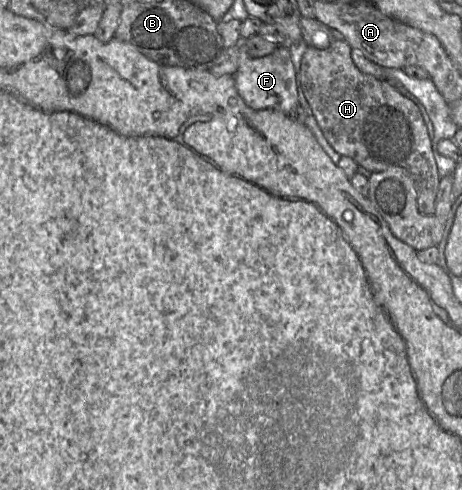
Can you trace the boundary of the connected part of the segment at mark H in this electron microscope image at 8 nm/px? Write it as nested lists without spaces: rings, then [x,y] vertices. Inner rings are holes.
[[[334,40],[326,49],[307,47],[300,66],[301,88],[324,137],[341,156],[352,158],[369,172],[401,169],[413,182],[421,213],[435,212],[440,176],[432,142],[423,116],[415,102],[403,96],[387,80],[363,73],[353,63],[352,48],[344,40]]]

